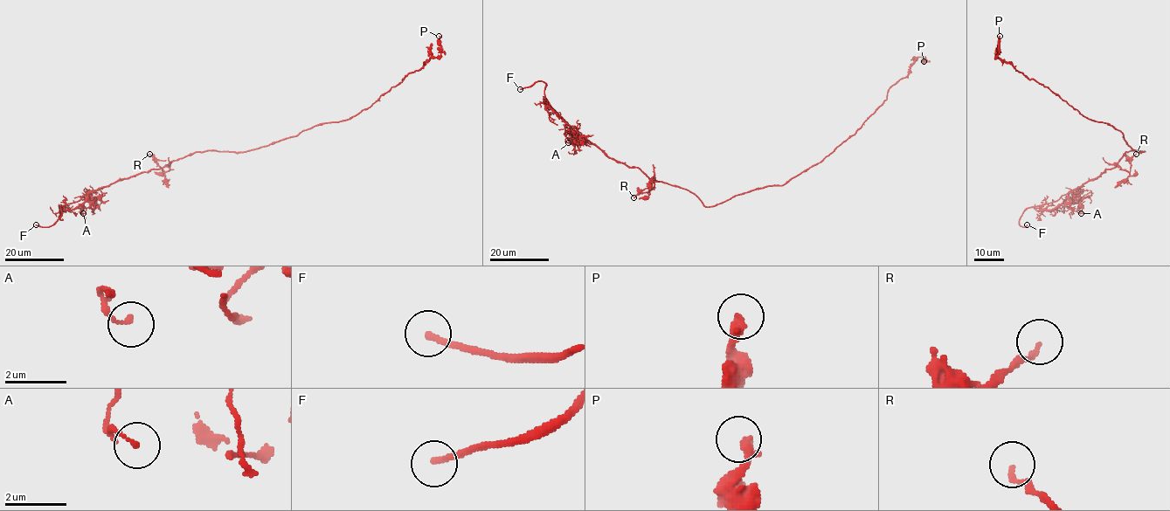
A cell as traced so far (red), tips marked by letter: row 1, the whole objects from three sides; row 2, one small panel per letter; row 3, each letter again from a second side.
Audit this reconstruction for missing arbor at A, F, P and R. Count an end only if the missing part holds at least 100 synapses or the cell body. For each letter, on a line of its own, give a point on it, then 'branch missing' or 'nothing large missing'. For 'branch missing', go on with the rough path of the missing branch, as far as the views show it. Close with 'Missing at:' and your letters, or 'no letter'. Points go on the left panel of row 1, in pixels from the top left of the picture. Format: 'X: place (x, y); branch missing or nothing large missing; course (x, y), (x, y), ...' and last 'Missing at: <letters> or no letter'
A: place (83, 213); nothing large missing
F: place (36, 224); branch missing
P: place (439, 36); nothing large missing
R: place (149, 154); nothing large missing
Missing at: F

